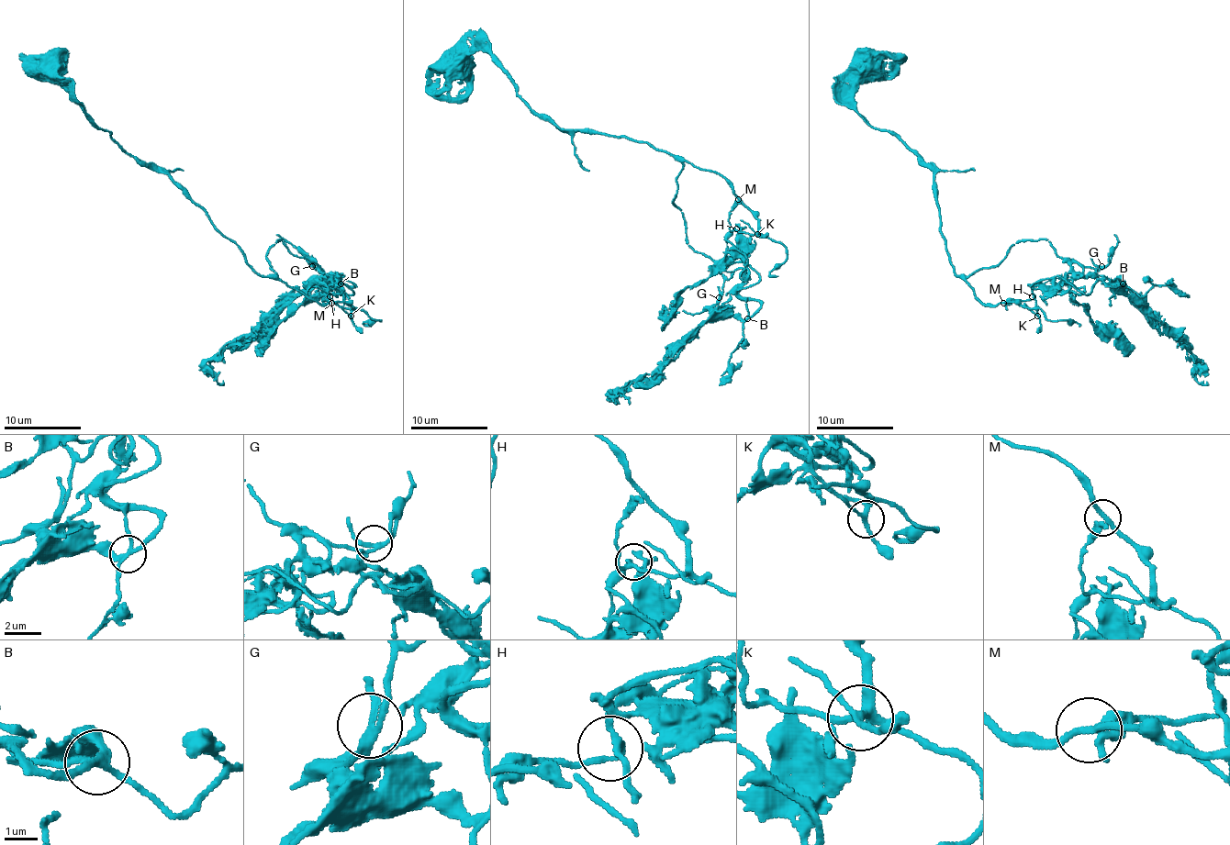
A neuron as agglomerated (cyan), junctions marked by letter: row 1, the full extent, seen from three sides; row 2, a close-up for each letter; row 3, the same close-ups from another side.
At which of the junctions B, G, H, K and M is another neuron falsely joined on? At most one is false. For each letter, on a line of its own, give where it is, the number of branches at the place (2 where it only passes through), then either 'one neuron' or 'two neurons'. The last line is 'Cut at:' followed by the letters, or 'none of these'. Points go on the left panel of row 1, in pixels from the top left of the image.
B: (341, 283) | 4 | one neuron
G: (312, 266) | 4 | one neuron
H: (329, 296) | 3 | one neuron
K: (351, 316) | 4 | one neuron
M: (331, 303) | 4 | one neuron
Cut at: none of these

